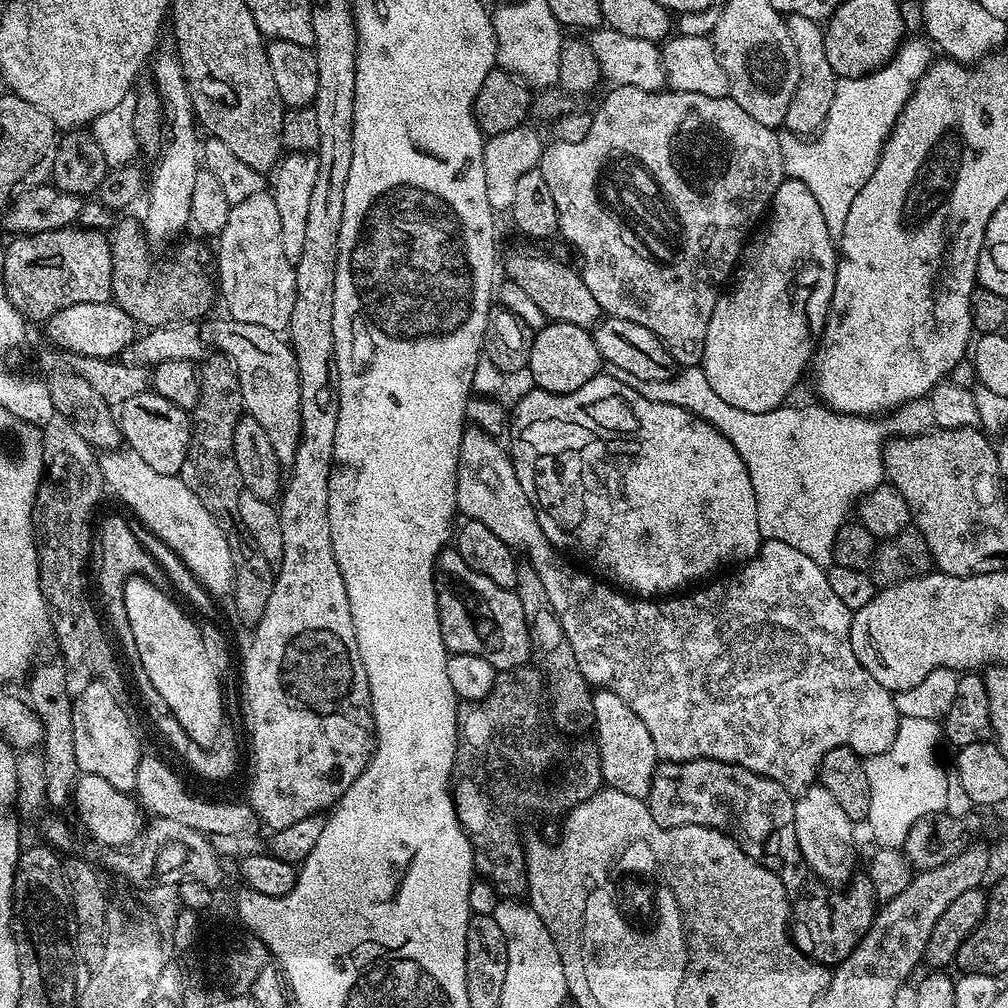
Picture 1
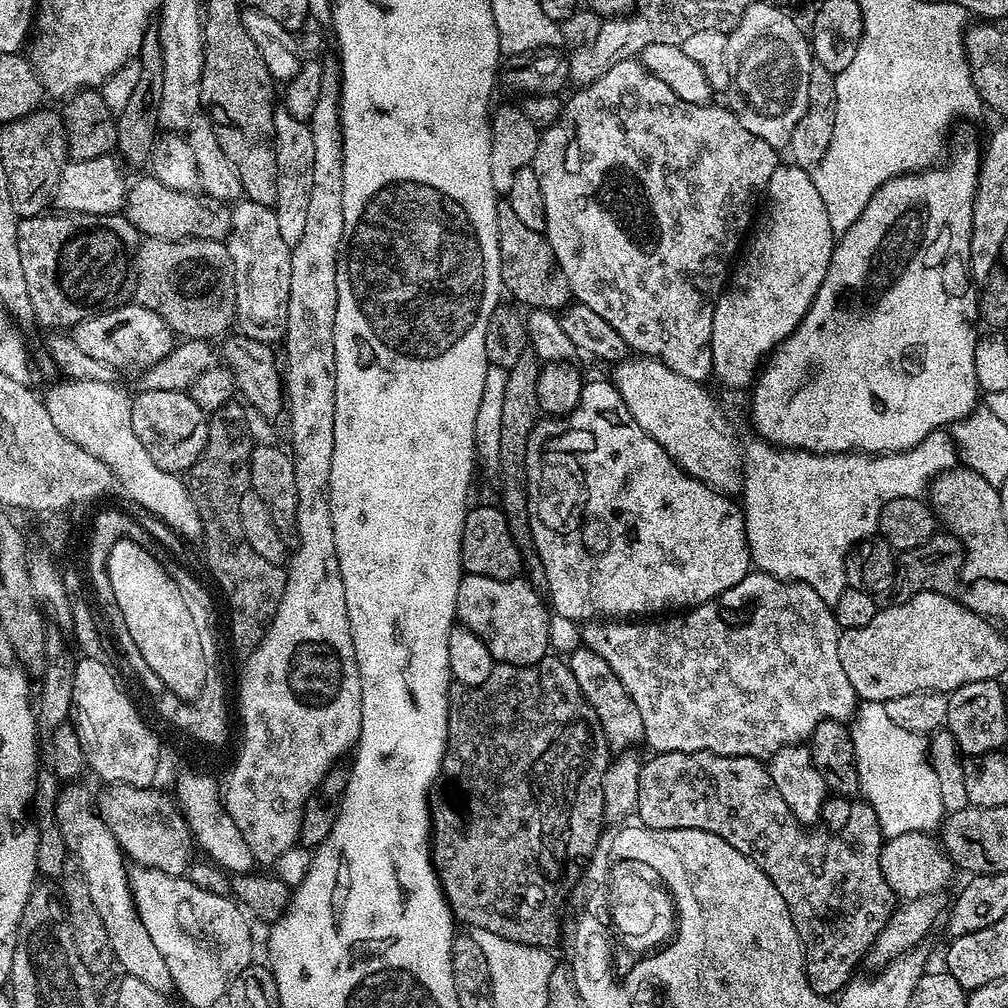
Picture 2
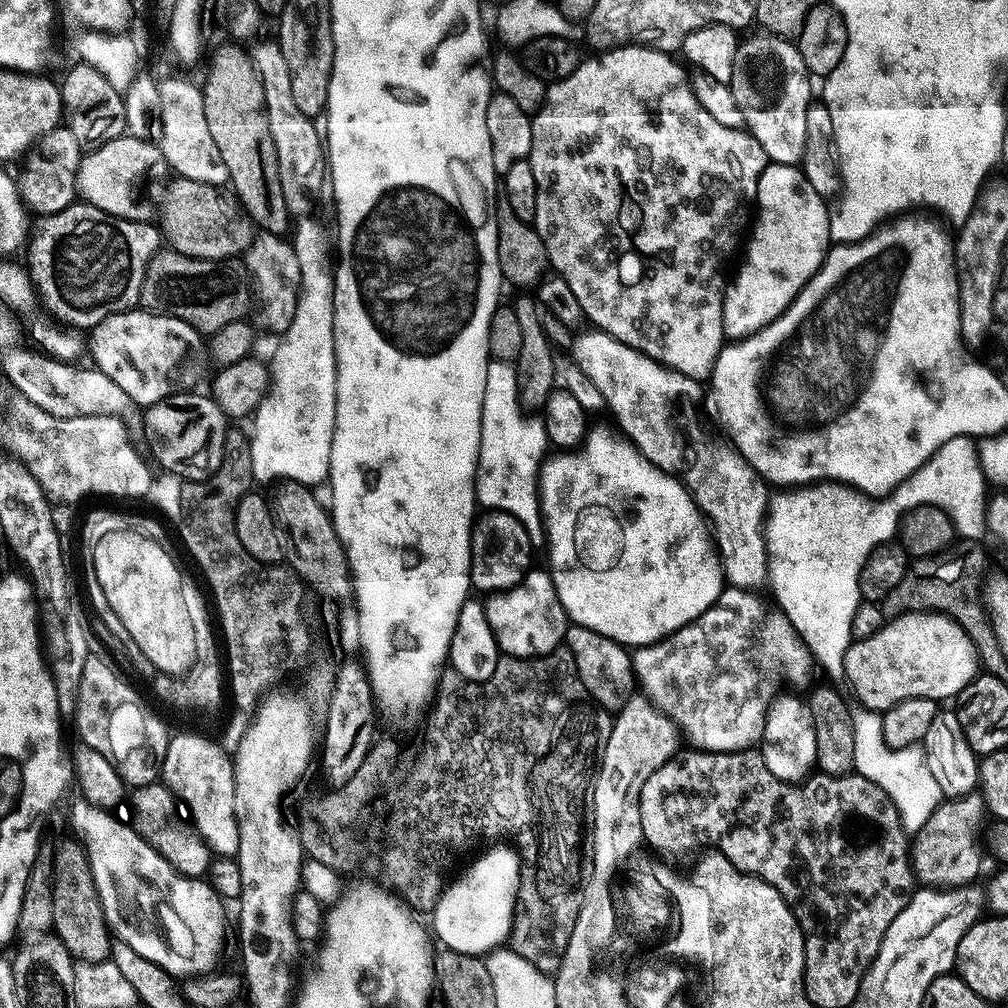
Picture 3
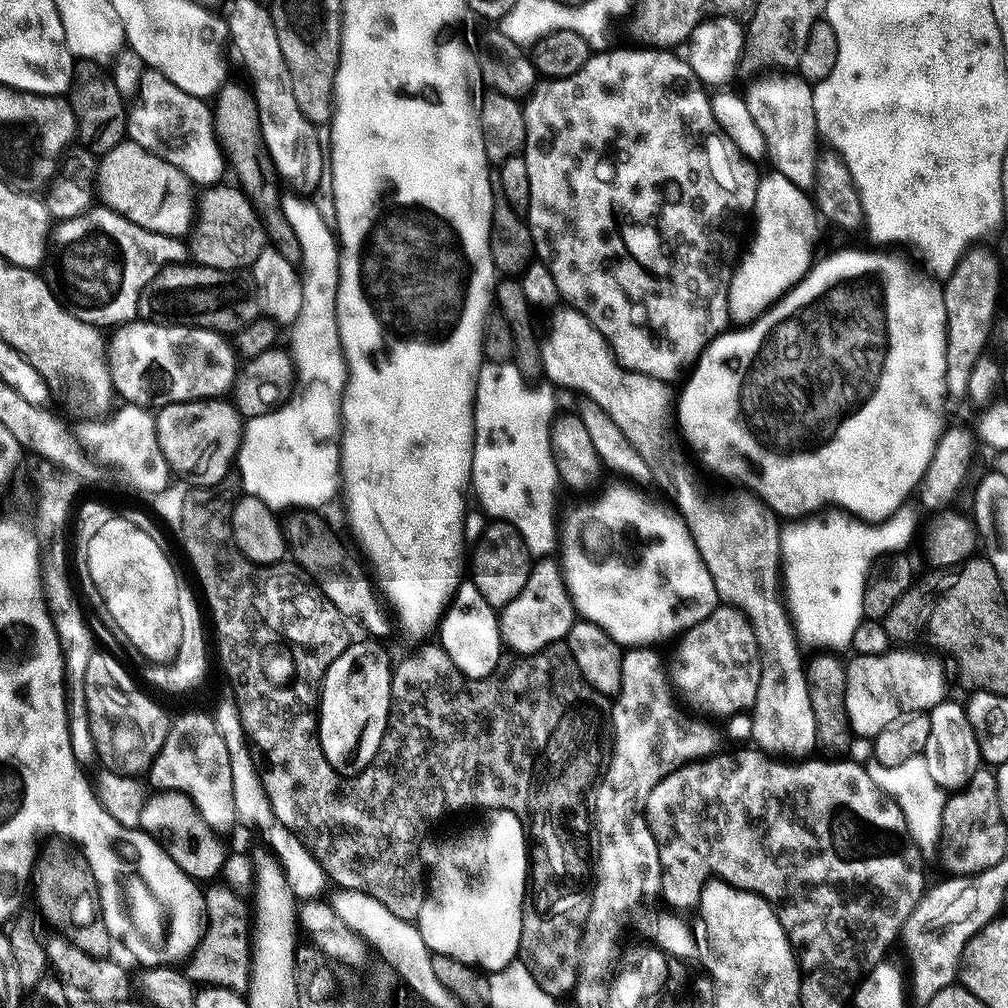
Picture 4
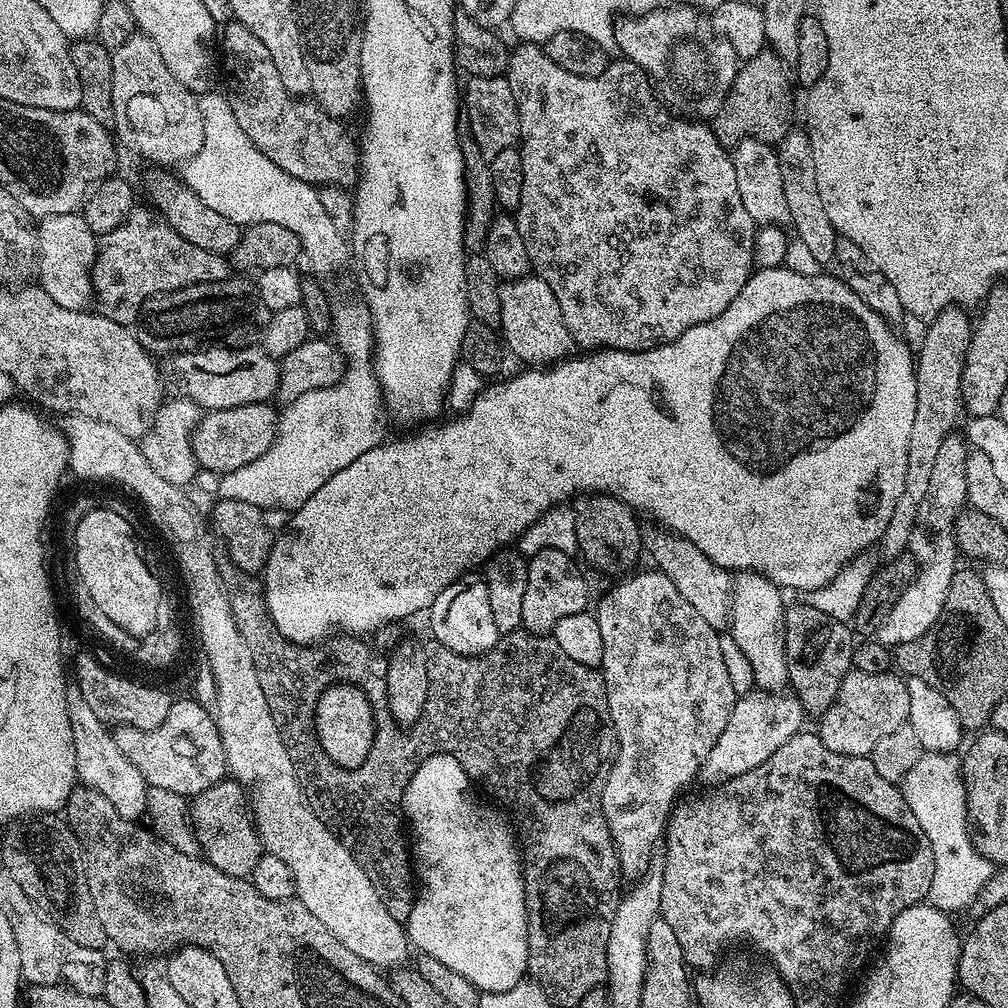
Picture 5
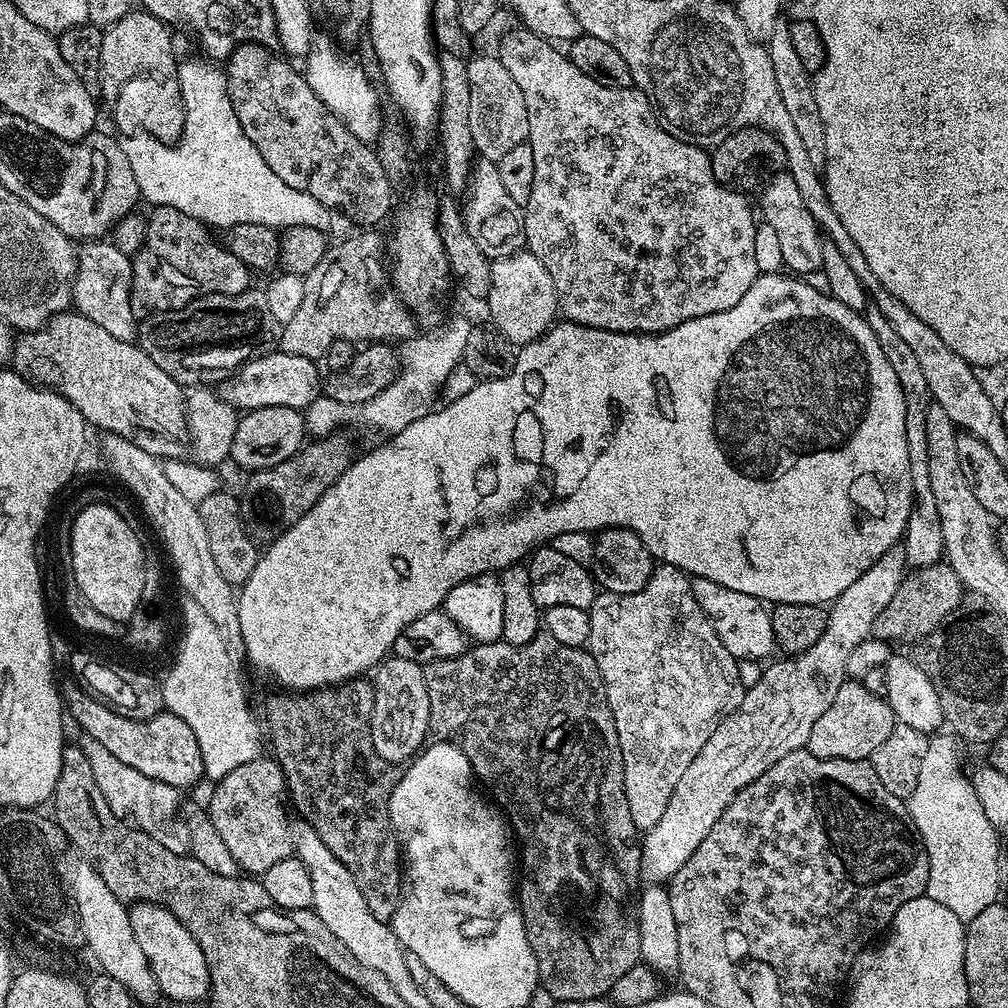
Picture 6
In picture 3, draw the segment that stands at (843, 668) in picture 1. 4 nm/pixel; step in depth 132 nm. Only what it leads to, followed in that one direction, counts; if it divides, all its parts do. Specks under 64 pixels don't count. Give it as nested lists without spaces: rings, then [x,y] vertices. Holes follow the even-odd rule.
[[[735,586],[725,587],[724,591],[716,599],[715,604],[711,608],[706,609],[697,620],[692,620],[686,626],[682,626],[676,632],[672,632],[669,636],[665,636],[662,640],[656,640],[653,644],[645,644],[637,647],[631,653],[632,671],[634,673],[635,683],[638,685],[639,691],[647,696],[648,701],[659,710],[663,716],[676,726],[677,729],[689,740],[691,747],[696,750],[705,752],[743,752],[751,749],[753,746],[761,743],[764,734],[764,719],[768,716],[769,705],[772,704],[776,691],[776,676],[780,680],[785,680],[788,684],[800,688],[803,684],[811,685],[812,668],[814,669],[814,661],[811,652],[805,646],[802,638],[794,630],[794,626],[790,622],[790,618],[786,618],[786,614],[781,612],[779,607],[771,606],[760,596],[755,596],[755,591],[747,588],[737,588]]]

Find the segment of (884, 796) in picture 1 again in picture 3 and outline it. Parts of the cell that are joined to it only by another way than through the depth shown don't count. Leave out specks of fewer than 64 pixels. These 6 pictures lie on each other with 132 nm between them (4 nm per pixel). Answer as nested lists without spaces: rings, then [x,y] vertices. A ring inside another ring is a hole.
[[[856,706],[852,708],[854,722],[854,762],[855,771],[870,782],[882,786],[886,794],[894,802],[900,815],[900,825],[905,833],[914,834],[926,826],[930,814],[940,803],[940,787],[934,782],[934,774],[930,774],[930,766],[926,766],[923,747],[891,748],[886,746],[886,738],[882,738],[882,715],[870,708]]]

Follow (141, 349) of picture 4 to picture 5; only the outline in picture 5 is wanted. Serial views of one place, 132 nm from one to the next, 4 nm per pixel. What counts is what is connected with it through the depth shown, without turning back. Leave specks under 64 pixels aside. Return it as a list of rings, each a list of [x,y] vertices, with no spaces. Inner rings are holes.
[[[260,346],[200,348],[197,352],[178,353],[168,364],[166,380],[176,387],[177,397],[192,400],[204,410],[262,404],[273,399],[280,383],[280,364]]]

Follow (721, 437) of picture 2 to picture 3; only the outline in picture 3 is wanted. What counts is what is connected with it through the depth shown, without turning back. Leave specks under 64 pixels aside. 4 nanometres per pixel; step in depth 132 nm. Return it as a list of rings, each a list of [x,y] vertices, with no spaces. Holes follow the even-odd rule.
[[[588,330],[585,336],[580,336],[572,344],[570,355],[576,361],[576,365],[582,370],[582,374],[586,374],[586,378],[590,378],[590,382],[594,382],[594,386],[598,386],[598,390],[602,394],[607,411],[612,411],[612,416],[617,420],[619,431],[627,436],[639,452],[645,456],[649,462],[659,466],[662,471],[668,473],[669,476],[676,477],[688,493],[691,494],[692,499],[695,500],[701,512],[704,513],[709,525],[710,531],[714,537],[714,543],[720,554],[720,562],[724,570],[727,583],[737,588],[747,588],[749,590],[755,589],[755,584],[764,584],[768,578],[768,551],[764,546],[764,517],[768,509],[768,497],[770,495],[770,488],[767,483],[749,466],[744,457],[743,451],[739,447],[733,446],[727,439],[721,438],[719,440],[716,436],[711,436],[710,433],[704,429],[702,421],[696,417],[696,403],[700,400],[701,385],[697,381],[692,380],[689,376],[684,376],[680,372],[674,371],[672,368],[667,368],[665,364],[660,364],[657,360],[651,360],[646,354],[642,354],[638,350],[634,350],[630,346],[626,346],[622,342],[618,342],[613,336],[608,336],[605,332],[599,330]]]

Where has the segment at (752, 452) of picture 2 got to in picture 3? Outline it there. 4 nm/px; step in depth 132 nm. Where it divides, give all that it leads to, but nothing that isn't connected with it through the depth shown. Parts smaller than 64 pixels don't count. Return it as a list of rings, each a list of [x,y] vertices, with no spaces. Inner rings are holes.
[[[959,436],[958,438],[950,438],[941,446],[922,465],[918,470],[914,470],[907,476],[901,484],[892,489],[886,496],[873,498],[864,495],[859,488],[851,487],[843,482],[811,482],[803,486],[788,486],[783,490],[776,490],[768,497],[768,509],[764,517],[764,546],[768,551],[768,578],[767,583],[772,584],[772,592],[776,595],[775,603],[778,605],[781,612],[786,614],[786,618],[790,618],[790,622],[794,626],[794,630],[802,638],[805,646],[812,654],[813,661],[817,665],[820,664],[832,676],[837,678],[844,675],[844,655],[848,649],[848,645],[852,643],[852,618],[854,610],[862,603],[860,587],[858,586],[858,578],[862,566],[866,562],[866,558],[870,555],[879,544],[889,543],[897,535],[898,523],[901,516],[905,512],[909,512],[914,506],[922,506],[929,504],[930,506],[938,506],[950,518],[955,535],[960,540],[974,540],[977,542],[983,541],[983,536],[986,536],[986,495],[984,496],[984,486],[986,487],[986,479],[983,470],[980,469],[980,462],[977,456],[977,441],[971,436]]]

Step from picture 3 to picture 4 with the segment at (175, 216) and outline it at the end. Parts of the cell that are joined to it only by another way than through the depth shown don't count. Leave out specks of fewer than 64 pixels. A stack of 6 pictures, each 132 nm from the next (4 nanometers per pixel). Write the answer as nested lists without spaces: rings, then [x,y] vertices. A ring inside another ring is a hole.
[[[224,183],[205,187],[199,193],[197,219],[190,233],[190,256],[207,268],[240,272],[251,269],[270,241],[255,203],[239,187],[230,188]]]

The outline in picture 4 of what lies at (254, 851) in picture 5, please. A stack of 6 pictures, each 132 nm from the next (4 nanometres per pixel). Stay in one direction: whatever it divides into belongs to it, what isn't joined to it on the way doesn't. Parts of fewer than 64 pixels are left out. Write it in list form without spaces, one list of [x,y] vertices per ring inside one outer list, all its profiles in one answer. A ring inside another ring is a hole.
[[[160,790],[151,795],[143,806],[139,827],[155,837],[178,867],[195,881],[212,882],[223,873],[226,851],[220,841],[221,833],[202,818],[198,806],[186,793]]]

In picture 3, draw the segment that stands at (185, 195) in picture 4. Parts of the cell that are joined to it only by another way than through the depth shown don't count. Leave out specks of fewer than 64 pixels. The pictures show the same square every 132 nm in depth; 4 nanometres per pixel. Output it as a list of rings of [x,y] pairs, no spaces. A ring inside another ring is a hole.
[[[125,134],[85,151],[80,157],[76,175],[79,199],[123,220],[147,221],[149,216],[148,204],[144,201],[144,183],[148,175],[162,164],[161,149],[150,141],[143,136]]]

